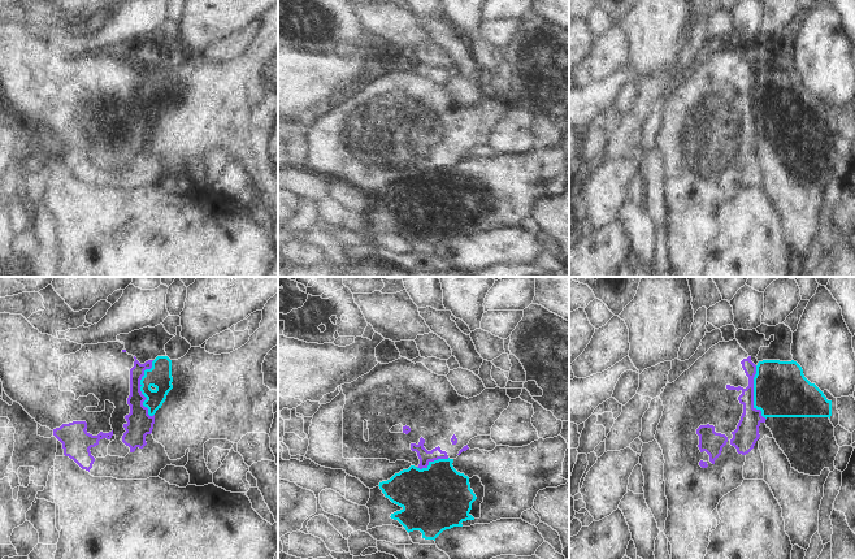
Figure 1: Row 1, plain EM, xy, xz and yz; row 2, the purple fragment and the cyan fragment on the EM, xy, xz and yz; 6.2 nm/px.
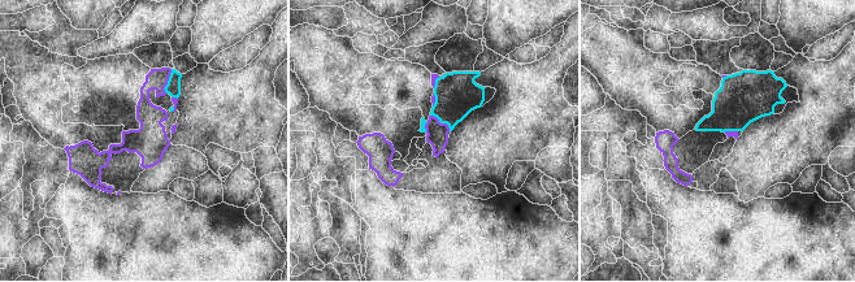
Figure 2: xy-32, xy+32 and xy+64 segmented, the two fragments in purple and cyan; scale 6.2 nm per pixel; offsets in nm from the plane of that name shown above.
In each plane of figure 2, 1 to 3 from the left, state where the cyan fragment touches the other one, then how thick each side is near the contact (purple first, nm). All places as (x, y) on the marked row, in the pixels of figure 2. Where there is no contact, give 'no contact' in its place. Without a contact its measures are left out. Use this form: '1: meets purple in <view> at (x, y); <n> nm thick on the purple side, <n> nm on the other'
1: meets purple in xy-32 at (168, 79); 140 nm thick on the purple side, 90 nm on the other
2: meets purple in xy+32 at (442, 124); 130 nm thick on the purple side, 280 nm on the other
3: meets purple in xy+64 at (730, 131); 40 nm thick on the purple side, 320 nm on the other

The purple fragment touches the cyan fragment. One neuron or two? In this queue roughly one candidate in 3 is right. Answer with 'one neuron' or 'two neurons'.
two neurons

